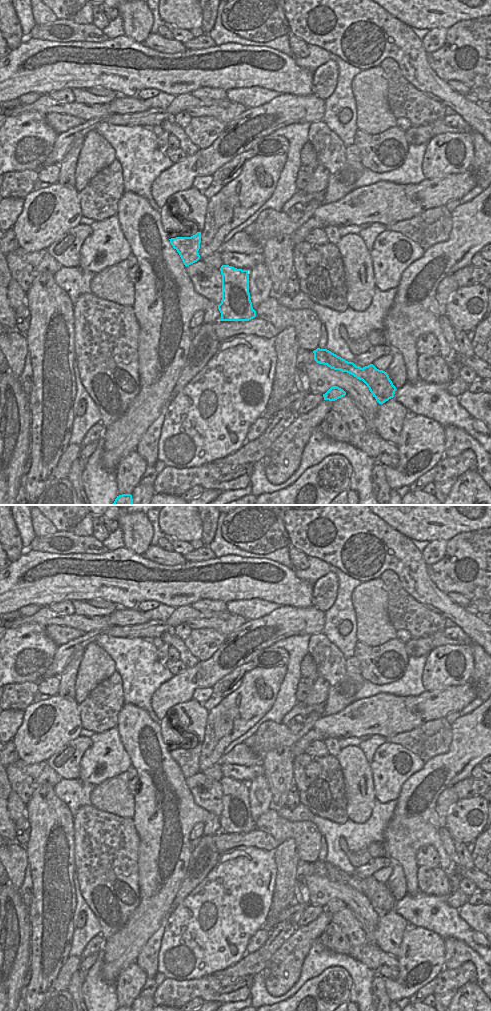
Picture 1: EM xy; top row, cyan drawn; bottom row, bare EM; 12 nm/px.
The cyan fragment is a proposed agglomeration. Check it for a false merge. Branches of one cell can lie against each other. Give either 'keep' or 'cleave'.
cleave

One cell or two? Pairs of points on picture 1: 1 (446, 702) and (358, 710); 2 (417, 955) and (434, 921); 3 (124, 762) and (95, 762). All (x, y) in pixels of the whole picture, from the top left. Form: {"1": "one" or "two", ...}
{"1": "one", "2": "two", "3": "one"}

